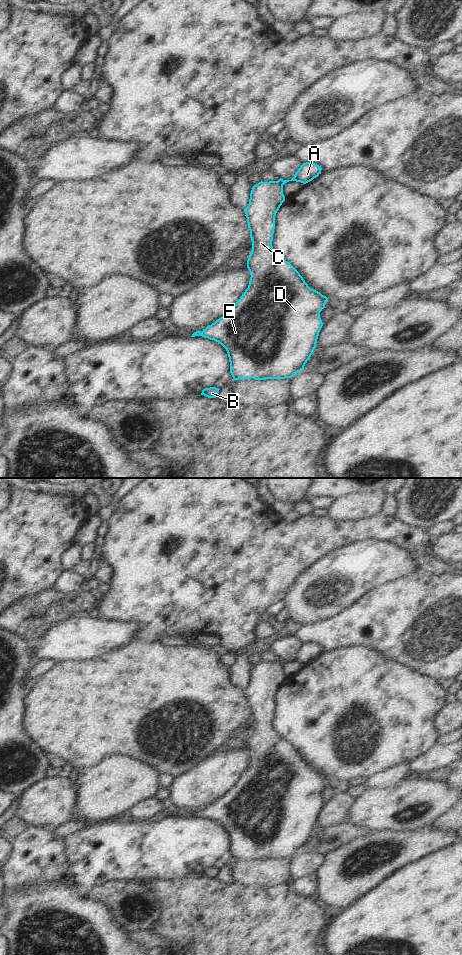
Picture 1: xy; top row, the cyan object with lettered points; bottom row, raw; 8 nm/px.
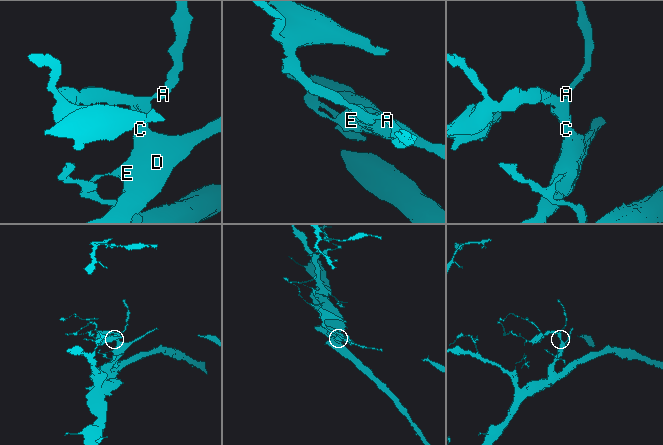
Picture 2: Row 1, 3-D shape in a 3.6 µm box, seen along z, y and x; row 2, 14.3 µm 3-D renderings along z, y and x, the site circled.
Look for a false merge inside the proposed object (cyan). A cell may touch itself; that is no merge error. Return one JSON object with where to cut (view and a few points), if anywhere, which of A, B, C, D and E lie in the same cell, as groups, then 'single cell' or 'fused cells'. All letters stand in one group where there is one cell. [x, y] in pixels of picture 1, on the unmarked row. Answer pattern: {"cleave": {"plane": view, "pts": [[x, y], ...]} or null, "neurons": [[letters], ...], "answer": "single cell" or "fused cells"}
{"cleave": null, "neurons": [["A", "B", "C", "D", "E"]], "answer": "single cell"}

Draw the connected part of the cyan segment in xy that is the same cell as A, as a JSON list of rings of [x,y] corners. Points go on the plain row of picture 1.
[[[306,642],[300,646],[291,660],[280,658],[278,661],[261,661],[254,665],[251,670],[249,684],[244,689],[252,720],[252,731],[247,740],[247,748],[251,755],[248,768],[235,785],[221,798],[207,806],[202,812],[196,811],[191,816],[202,816],[214,820],[226,829],[230,842],[230,853],[234,860],[292,858],[295,854],[304,850],[305,844],[316,828],[319,812],[324,804],[320,798],[320,792],[326,788],[325,784],[328,778],[308,766],[300,753],[273,729],[272,721],[275,696],[285,681],[283,665],[289,661],[306,664],[318,657],[321,650],[321,646]]]

